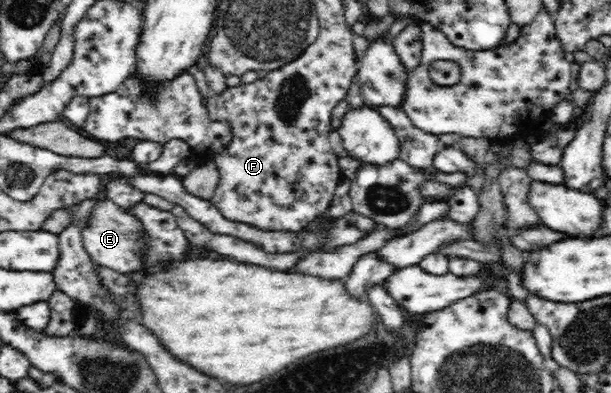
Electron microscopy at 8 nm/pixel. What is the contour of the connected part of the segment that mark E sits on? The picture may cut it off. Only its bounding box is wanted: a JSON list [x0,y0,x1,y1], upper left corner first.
[81,198,143,275]

